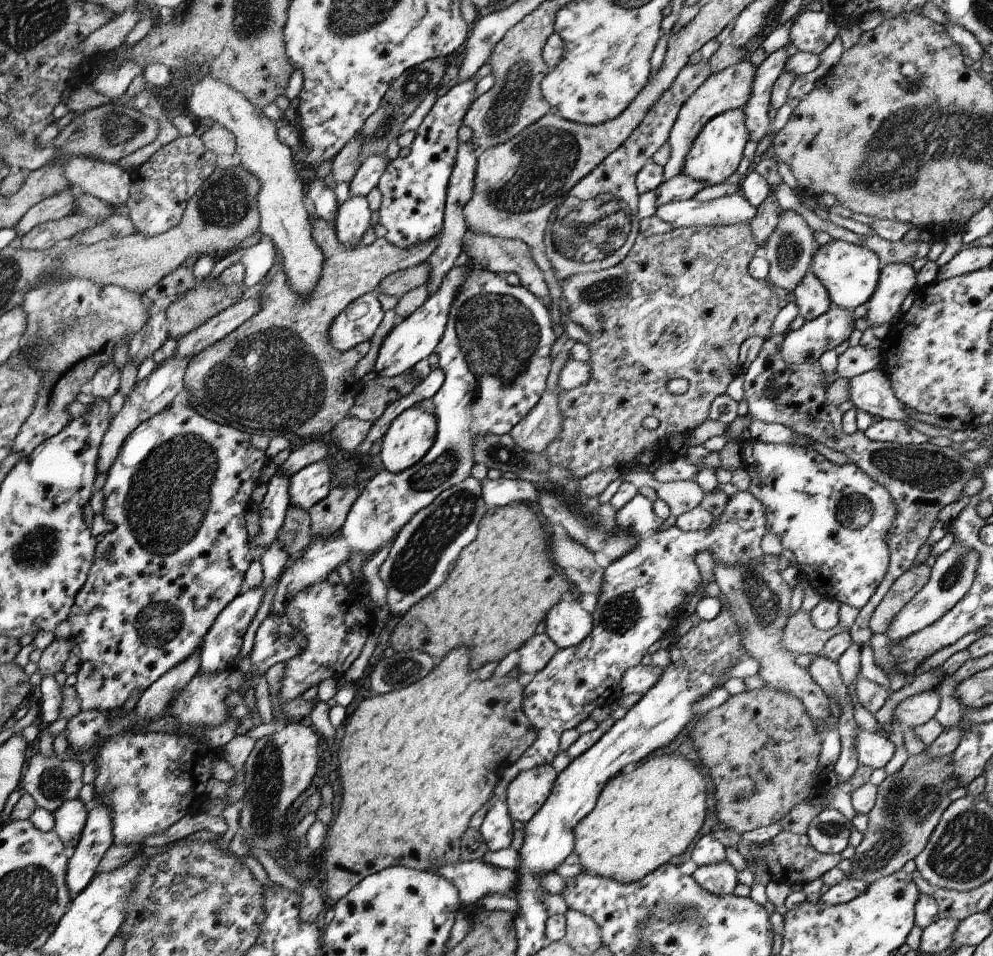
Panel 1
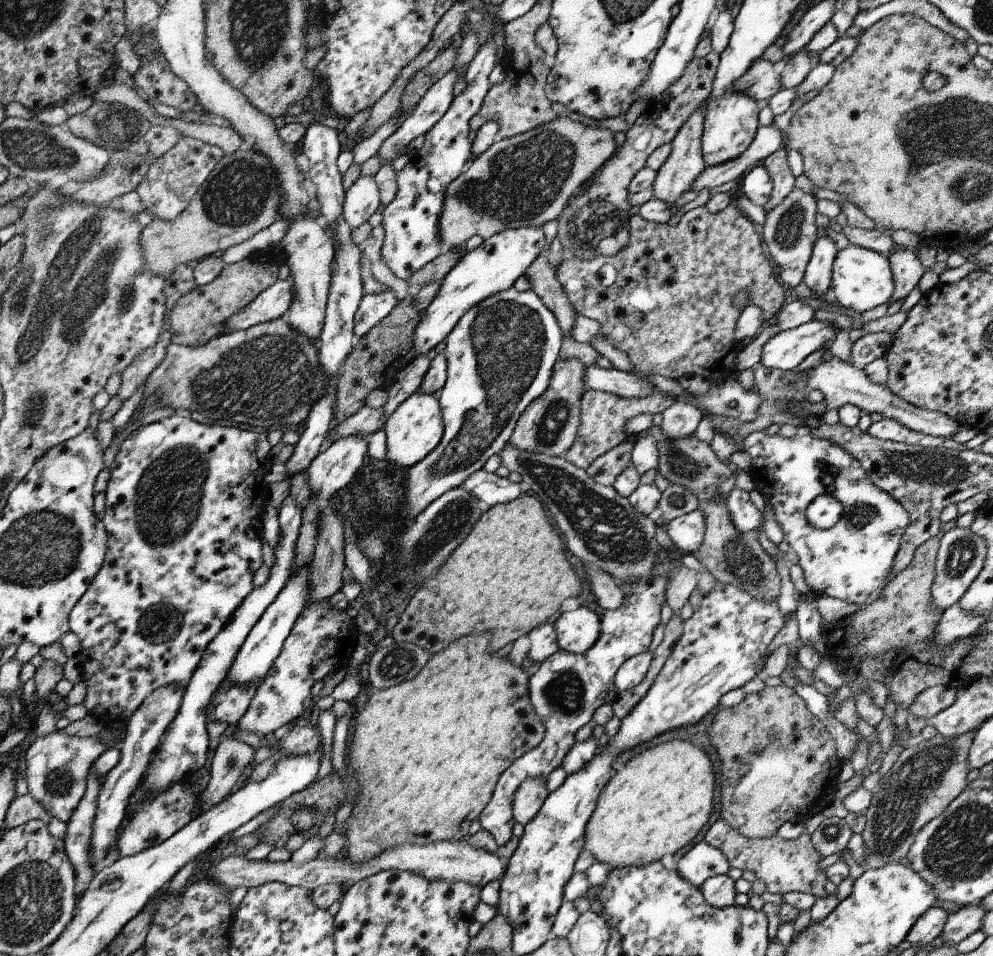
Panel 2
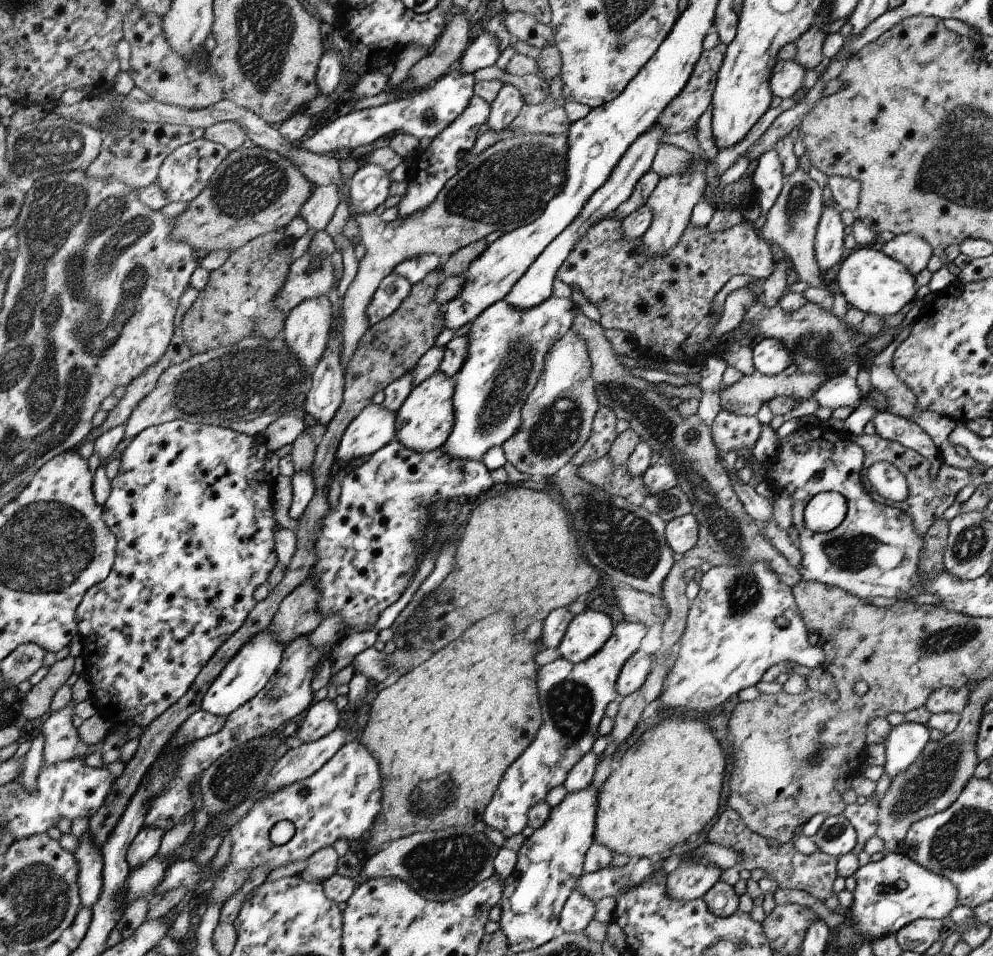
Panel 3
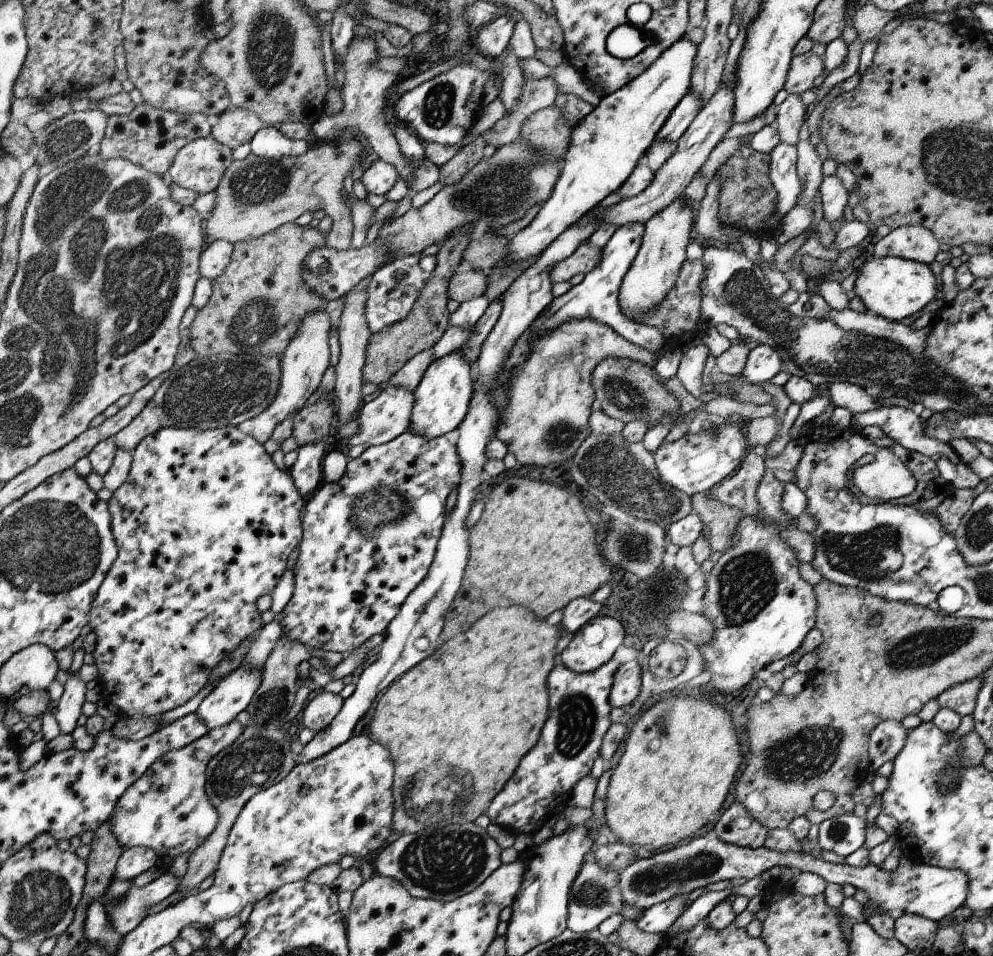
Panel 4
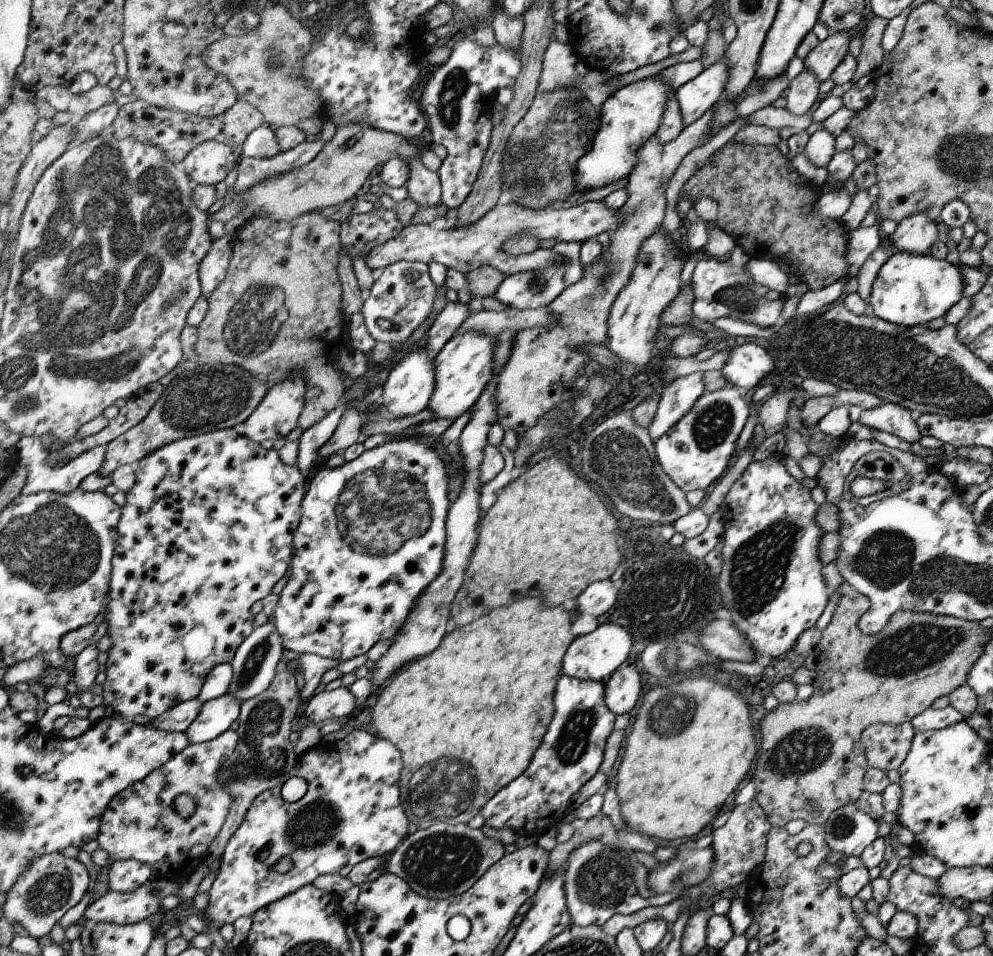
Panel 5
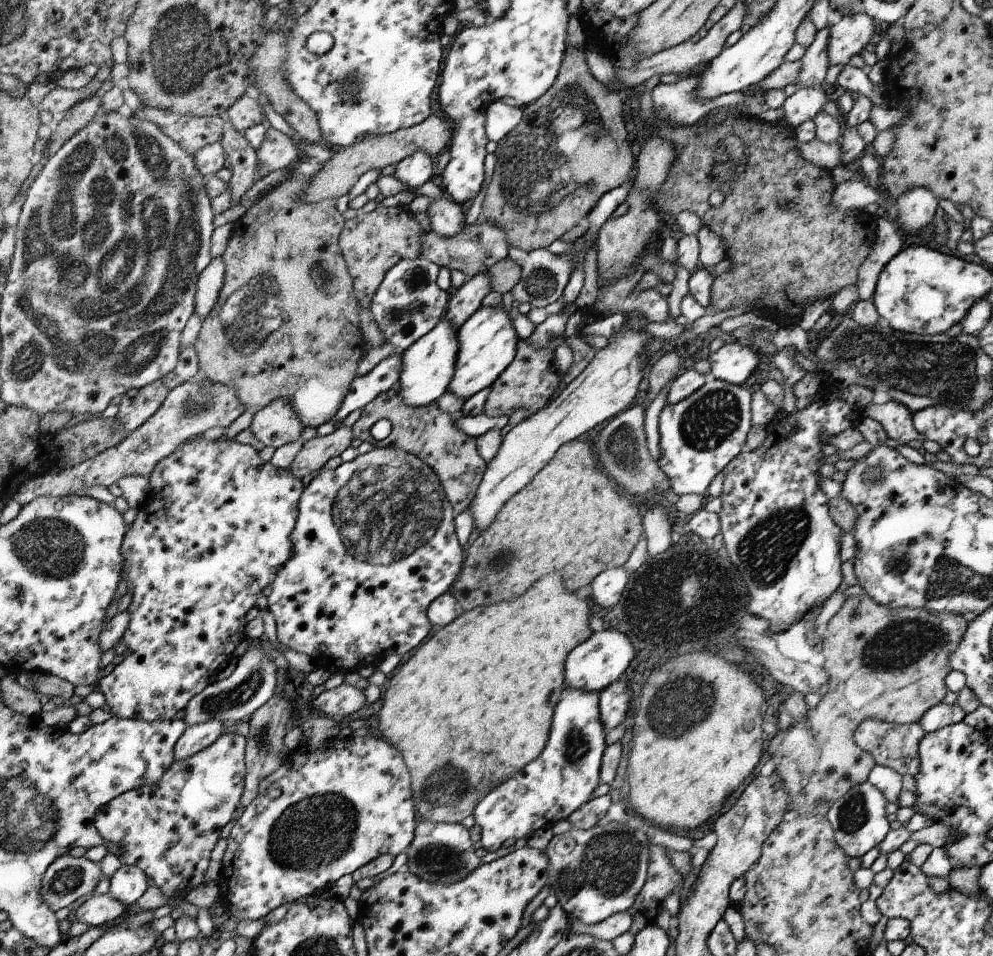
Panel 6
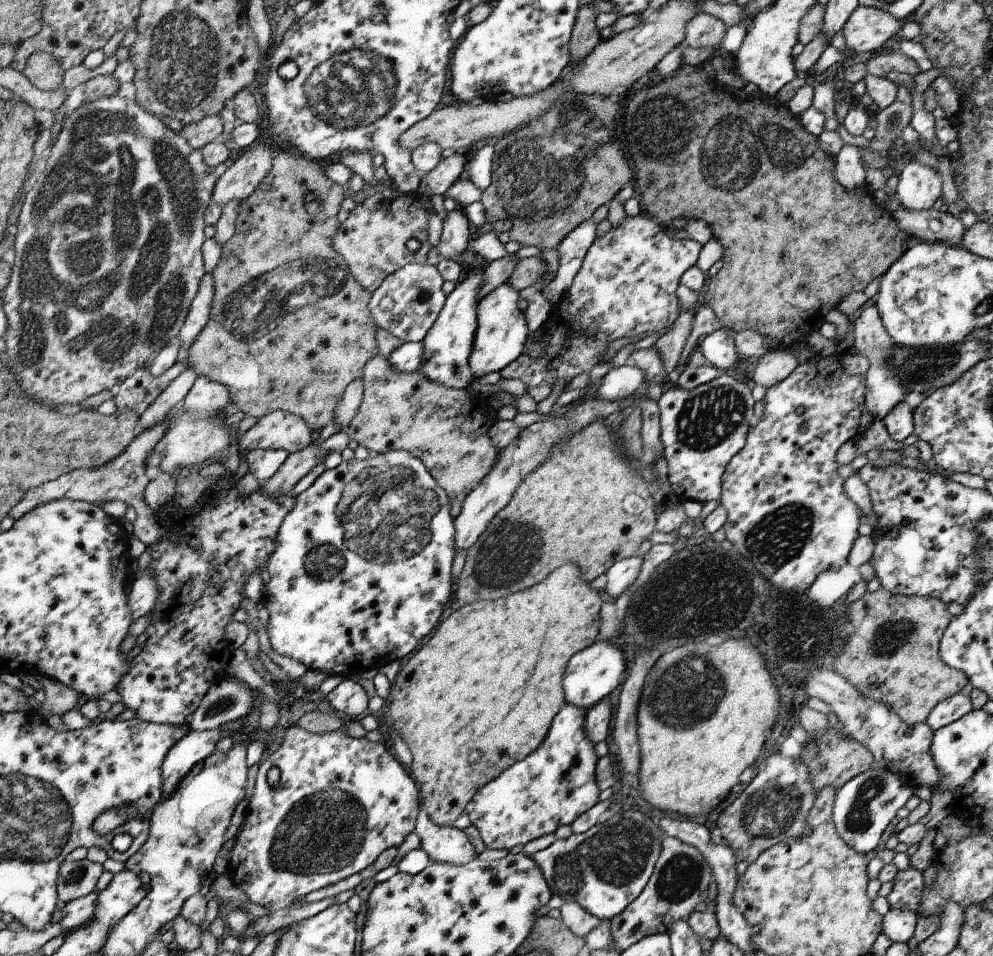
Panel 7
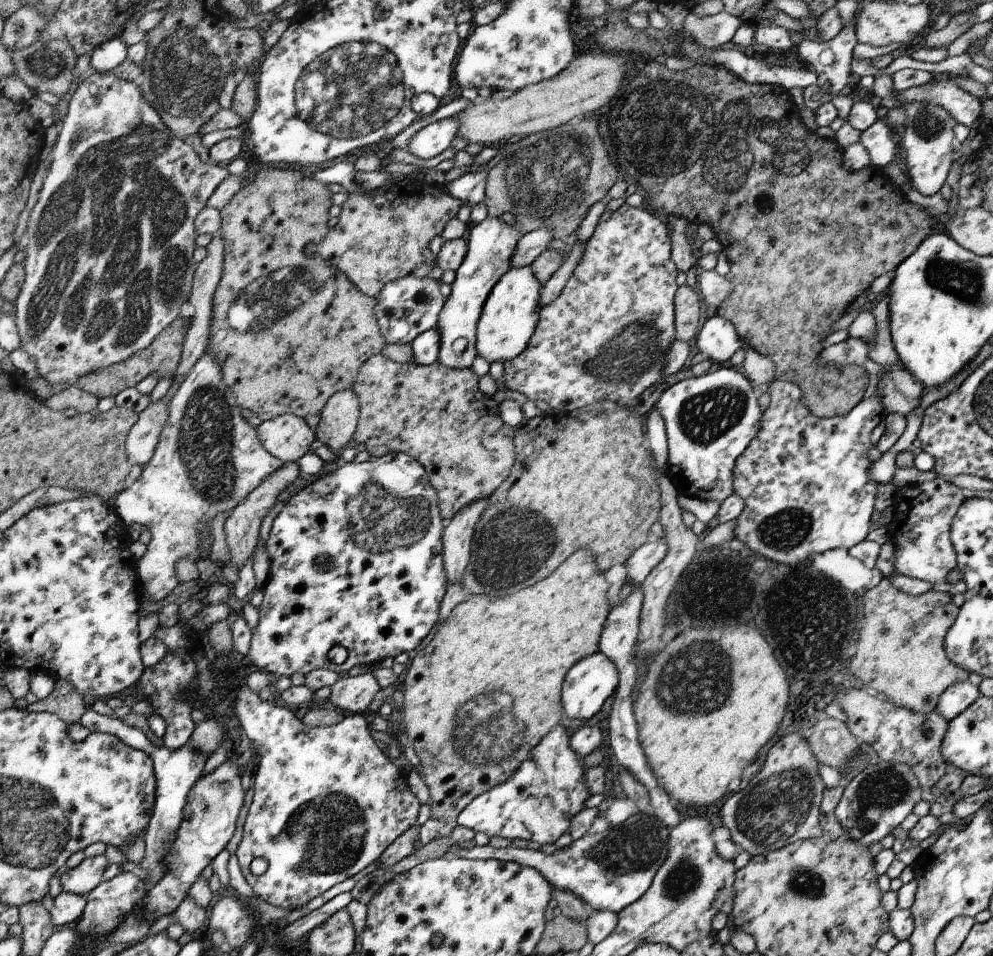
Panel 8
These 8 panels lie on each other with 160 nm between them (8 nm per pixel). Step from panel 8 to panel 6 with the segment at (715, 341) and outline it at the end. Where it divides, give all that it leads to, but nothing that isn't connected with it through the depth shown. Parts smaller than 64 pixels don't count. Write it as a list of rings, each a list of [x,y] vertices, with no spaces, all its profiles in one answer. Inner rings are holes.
[[[726,343],[720,350],[710,353],[711,372],[708,378],[720,379],[735,385],[744,384],[760,362],[758,354],[747,343]]]

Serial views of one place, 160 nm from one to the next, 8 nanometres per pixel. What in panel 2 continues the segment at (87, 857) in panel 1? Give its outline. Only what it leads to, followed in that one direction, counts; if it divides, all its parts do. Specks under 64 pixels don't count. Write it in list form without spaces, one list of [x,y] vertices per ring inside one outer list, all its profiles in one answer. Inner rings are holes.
[[[182,686],[162,687],[154,691],[126,723],[124,739],[117,746],[117,749],[120,750],[120,762],[108,772],[106,778],[102,779],[102,792],[98,798],[98,812],[94,818],[94,834],[92,834],[92,840],[94,840],[92,854],[96,862],[100,862],[110,850],[110,846],[114,844],[116,834],[126,817],[130,796],[141,786],[143,776],[153,755],[157,752],[156,748],[159,748],[165,732],[178,714],[184,692],[185,688]]]

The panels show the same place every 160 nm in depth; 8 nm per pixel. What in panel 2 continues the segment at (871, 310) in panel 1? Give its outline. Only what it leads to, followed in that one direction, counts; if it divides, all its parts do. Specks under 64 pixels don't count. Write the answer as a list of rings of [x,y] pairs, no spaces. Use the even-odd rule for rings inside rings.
[[[895,247],[889,257],[889,264],[894,276],[894,296],[890,303],[904,300],[913,288],[919,284],[926,272],[918,258],[918,249]]]

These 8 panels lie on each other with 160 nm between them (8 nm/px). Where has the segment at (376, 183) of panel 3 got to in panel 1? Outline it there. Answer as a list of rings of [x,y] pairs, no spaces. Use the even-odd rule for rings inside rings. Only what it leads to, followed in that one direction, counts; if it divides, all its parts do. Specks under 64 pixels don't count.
[[[350,196],[339,206],[334,232],[338,240],[347,246],[361,244],[362,236],[369,231],[372,224],[372,213],[367,196]]]

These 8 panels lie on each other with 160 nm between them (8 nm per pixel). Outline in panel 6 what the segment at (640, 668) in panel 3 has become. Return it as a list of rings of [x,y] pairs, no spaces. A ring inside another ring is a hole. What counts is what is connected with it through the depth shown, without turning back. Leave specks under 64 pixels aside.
[[[624,678],[615,680],[604,691],[599,692],[601,719],[606,730],[610,731],[626,718],[627,708],[633,700],[633,692]]]

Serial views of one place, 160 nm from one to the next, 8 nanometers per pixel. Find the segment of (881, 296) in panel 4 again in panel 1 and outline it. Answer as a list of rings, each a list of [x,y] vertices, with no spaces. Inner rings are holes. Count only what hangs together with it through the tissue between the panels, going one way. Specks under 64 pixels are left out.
[[[832,240],[818,248],[811,269],[820,282],[826,286],[832,306],[836,305],[839,308],[854,311],[858,306],[866,304],[876,292],[882,264],[879,256],[863,245]]]

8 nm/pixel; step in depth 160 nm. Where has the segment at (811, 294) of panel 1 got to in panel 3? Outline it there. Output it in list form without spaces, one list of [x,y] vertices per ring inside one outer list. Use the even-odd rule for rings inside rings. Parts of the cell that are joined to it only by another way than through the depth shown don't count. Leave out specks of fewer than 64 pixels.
[[[838,204],[832,208],[823,208],[817,234],[815,236],[815,258],[820,272],[827,273],[842,260],[844,254],[844,229]]]

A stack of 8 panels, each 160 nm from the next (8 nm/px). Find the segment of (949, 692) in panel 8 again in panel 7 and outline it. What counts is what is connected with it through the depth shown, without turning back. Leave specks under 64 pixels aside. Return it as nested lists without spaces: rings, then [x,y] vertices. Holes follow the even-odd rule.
[[[958,693],[936,704],[925,722],[935,731],[943,726],[956,722],[973,709],[970,697]]]

